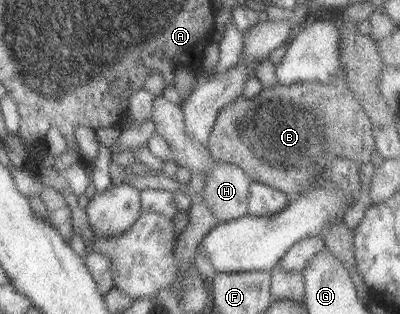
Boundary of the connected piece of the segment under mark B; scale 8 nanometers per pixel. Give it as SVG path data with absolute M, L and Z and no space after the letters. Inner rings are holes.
M342 71L332 82L305 81L290 85L276 83L261 88L252 98L238 97L220 108L205 145L214 162L234 164L251 181L290 196L306 191L314 177L320 177L324 165L334 157L344 157L361 165L368 163L375 151L370 120L348 88Z

